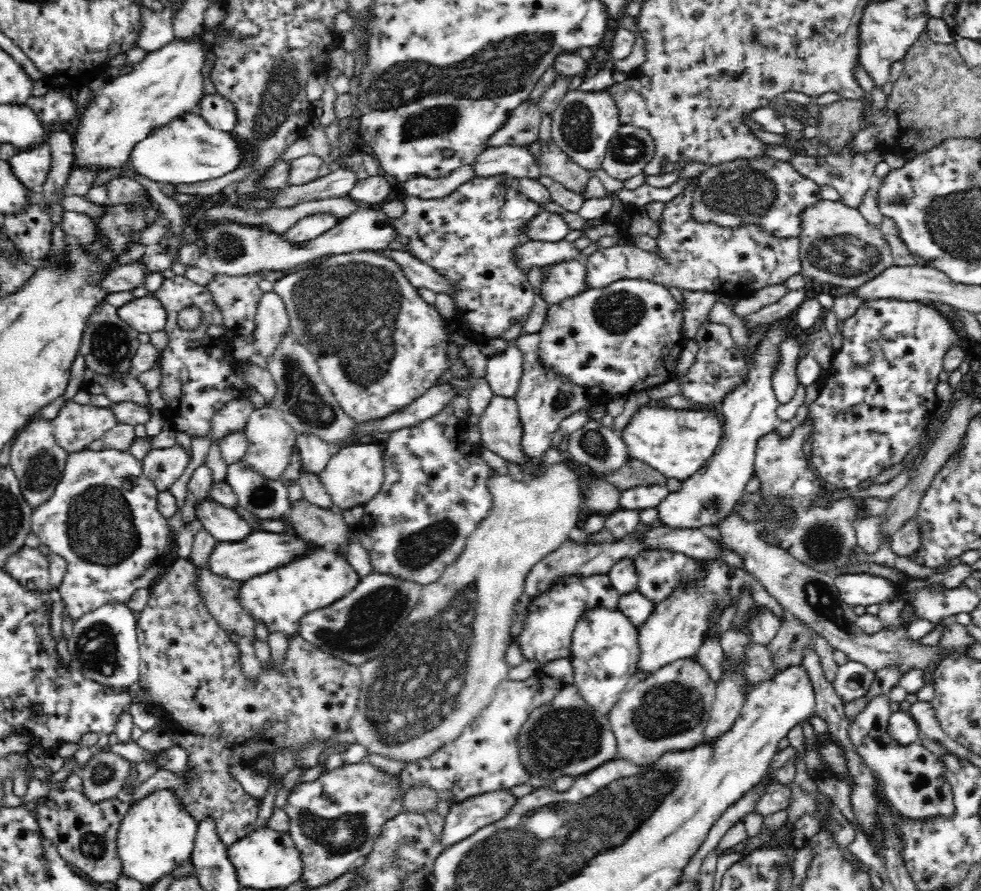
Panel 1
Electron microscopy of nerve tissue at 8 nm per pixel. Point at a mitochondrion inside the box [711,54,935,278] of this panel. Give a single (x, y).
(899, 199)

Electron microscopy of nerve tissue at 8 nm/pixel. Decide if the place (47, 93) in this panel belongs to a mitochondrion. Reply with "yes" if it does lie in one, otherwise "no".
no

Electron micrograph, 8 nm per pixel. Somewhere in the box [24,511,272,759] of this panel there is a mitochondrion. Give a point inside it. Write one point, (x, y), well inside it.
(97, 645)

